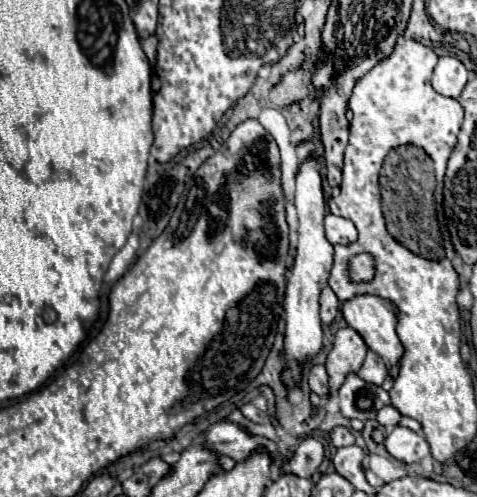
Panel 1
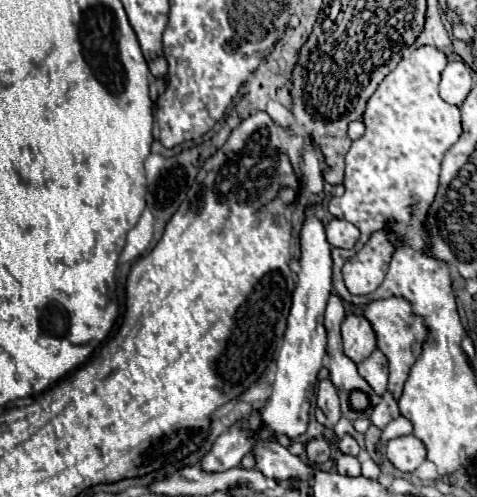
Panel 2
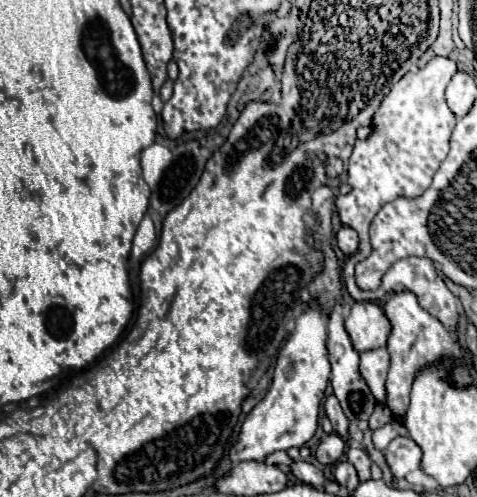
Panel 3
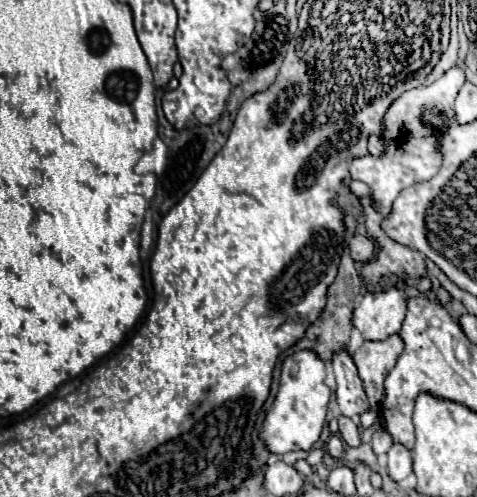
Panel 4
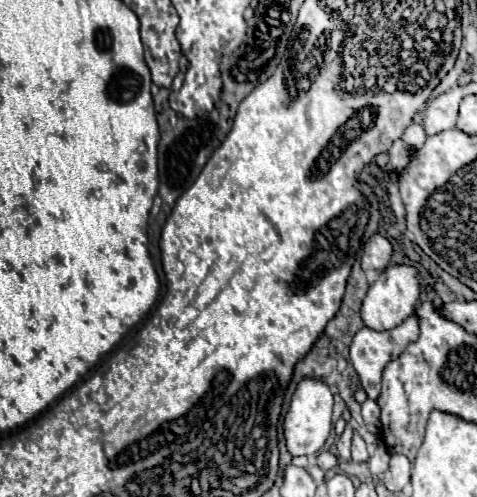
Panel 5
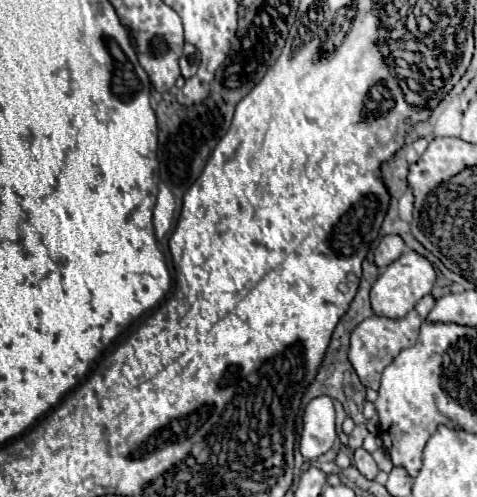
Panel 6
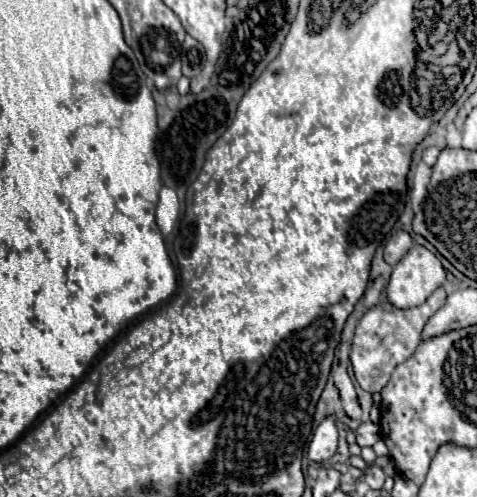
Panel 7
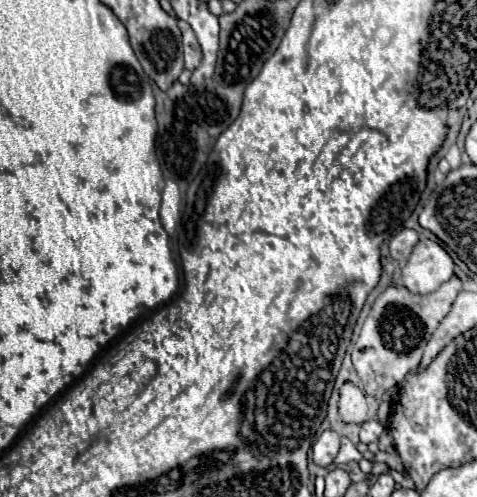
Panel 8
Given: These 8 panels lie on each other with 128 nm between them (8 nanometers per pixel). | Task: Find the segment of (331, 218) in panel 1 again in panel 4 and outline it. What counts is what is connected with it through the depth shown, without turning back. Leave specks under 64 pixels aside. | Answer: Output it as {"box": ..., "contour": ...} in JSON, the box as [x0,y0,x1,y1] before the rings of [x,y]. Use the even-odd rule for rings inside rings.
{"box":[350,234,376,264],"contour":[[[356,234],[350,240],[350,256],[358,262],[358,264],[366,264],[368,260],[372,260],[376,254],[376,244],[372,238],[368,236],[360,236]]]}

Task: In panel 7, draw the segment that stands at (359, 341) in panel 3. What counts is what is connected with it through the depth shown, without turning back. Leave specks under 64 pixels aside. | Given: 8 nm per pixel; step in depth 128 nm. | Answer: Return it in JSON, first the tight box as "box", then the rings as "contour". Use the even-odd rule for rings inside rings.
{"box":[388,244,446,308],"contour":[[[414,244],[394,266],[388,282],[388,300],[396,308],[412,308],[422,304],[444,282],[446,270],[436,254],[420,244]]]}

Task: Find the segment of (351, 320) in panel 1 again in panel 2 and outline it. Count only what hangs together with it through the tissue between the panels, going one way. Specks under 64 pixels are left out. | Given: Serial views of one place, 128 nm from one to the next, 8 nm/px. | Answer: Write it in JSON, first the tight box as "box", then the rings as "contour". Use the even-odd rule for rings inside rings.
{"box":[364,296,428,400],"contour":[[[390,296],[384,300],[370,302],[364,308],[364,316],[370,320],[370,324],[376,332],[378,348],[388,358],[388,366],[390,366],[388,390],[394,394],[396,400],[400,400],[404,380],[408,380],[408,372],[410,372],[412,364],[416,362],[416,356],[420,356],[420,348],[422,348],[424,340],[428,338],[428,326],[424,324],[424,320],[420,320],[420,316],[416,316],[412,312],[412,306],[402,296]]]}

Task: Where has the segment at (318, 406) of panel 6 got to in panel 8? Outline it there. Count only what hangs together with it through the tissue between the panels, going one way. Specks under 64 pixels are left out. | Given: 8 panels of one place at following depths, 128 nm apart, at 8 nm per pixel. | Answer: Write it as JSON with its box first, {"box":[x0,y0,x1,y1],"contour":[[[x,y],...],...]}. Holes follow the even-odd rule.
{"box":[312,430,340,468],"contour":[[[326,430],[312,446],[312,460],[314,460],[314,464],[328,468],[334,462],[338,450],[340,450],[340,436],[336,432]]]}

